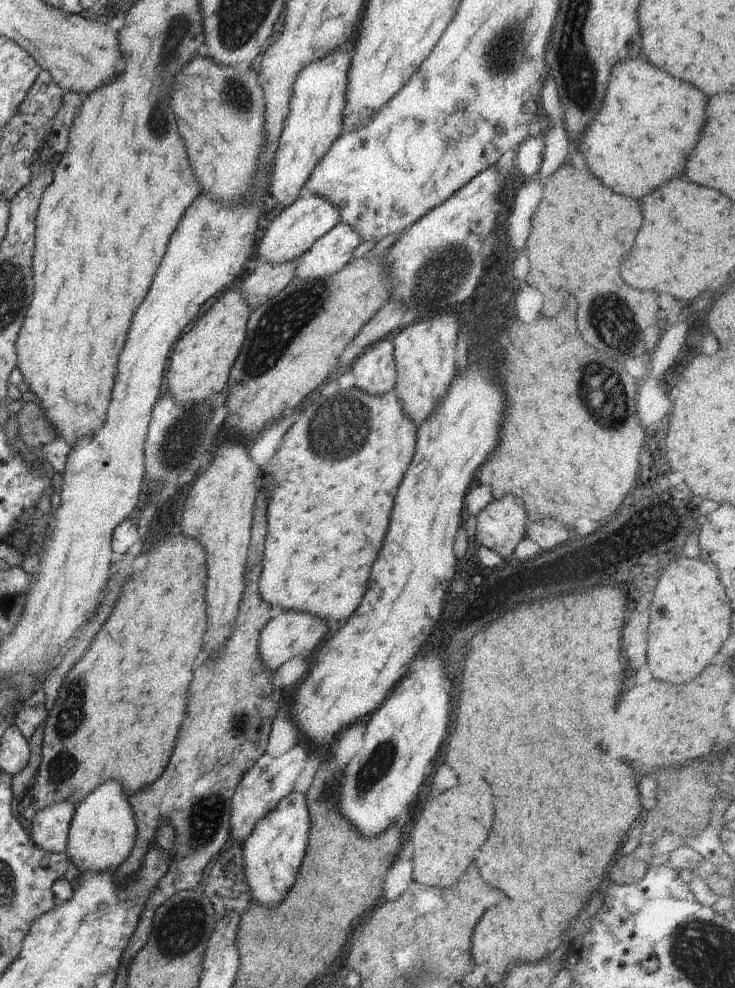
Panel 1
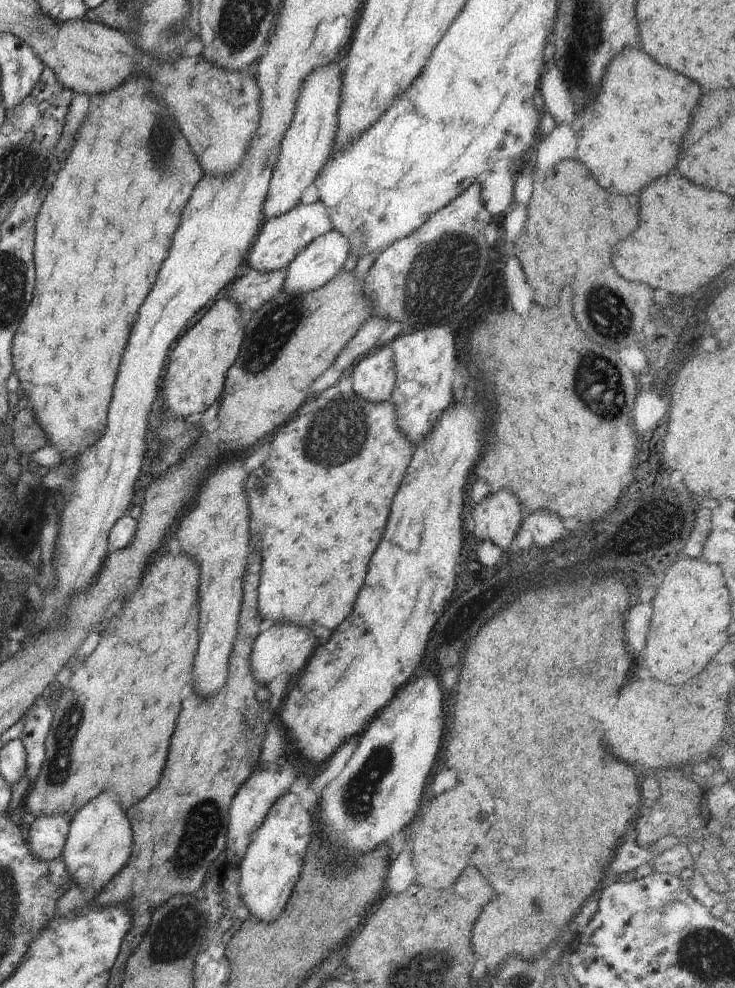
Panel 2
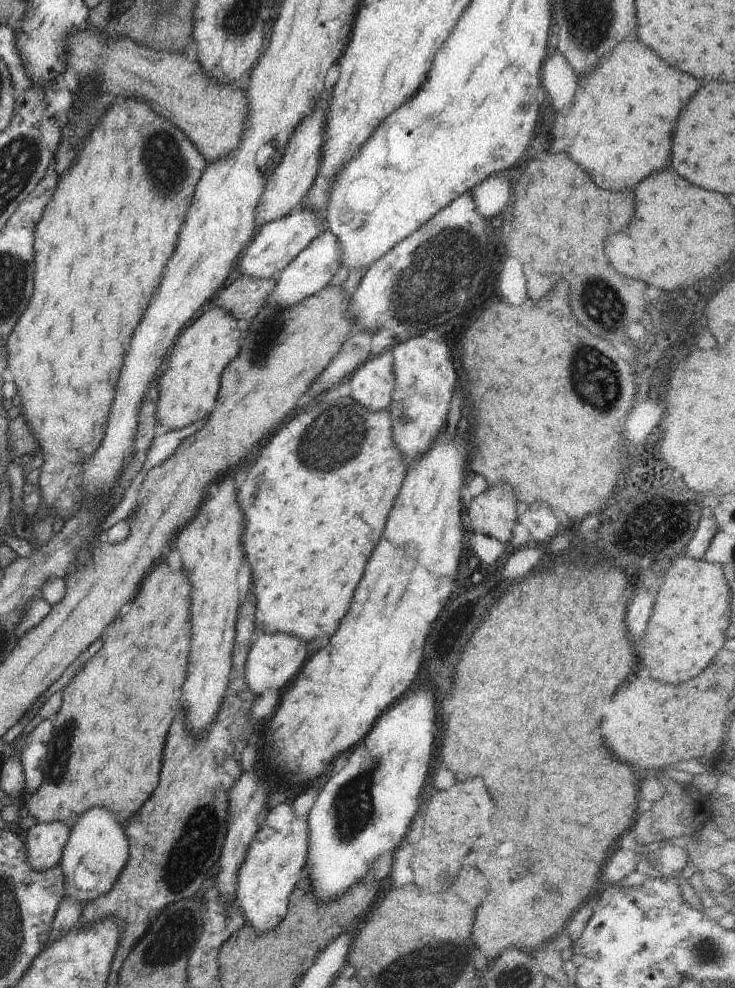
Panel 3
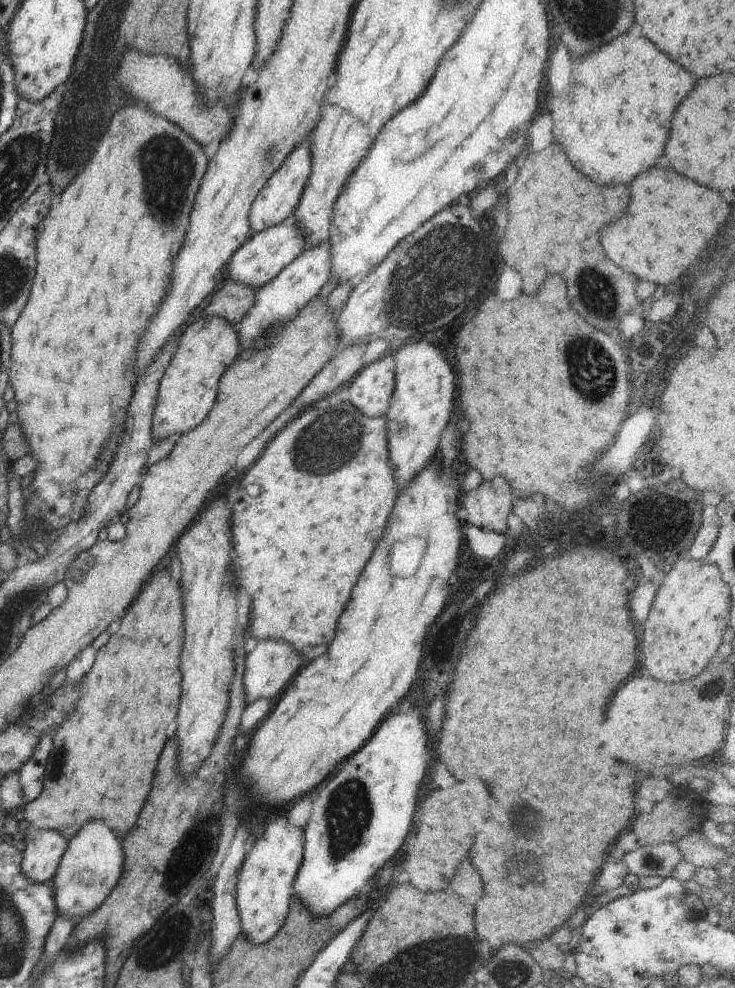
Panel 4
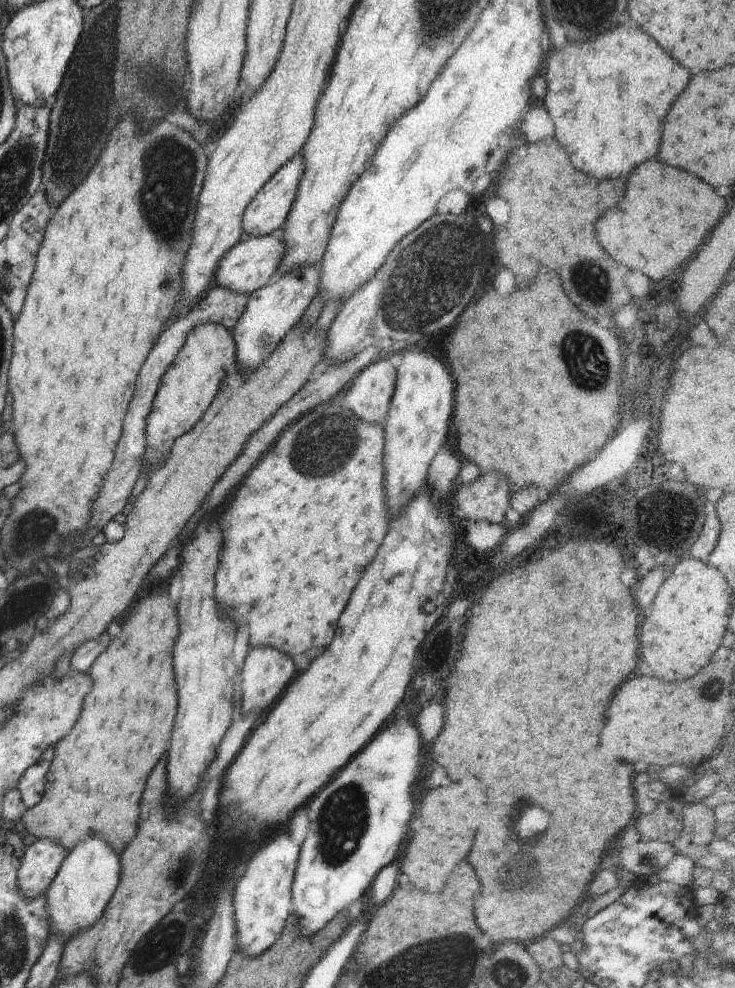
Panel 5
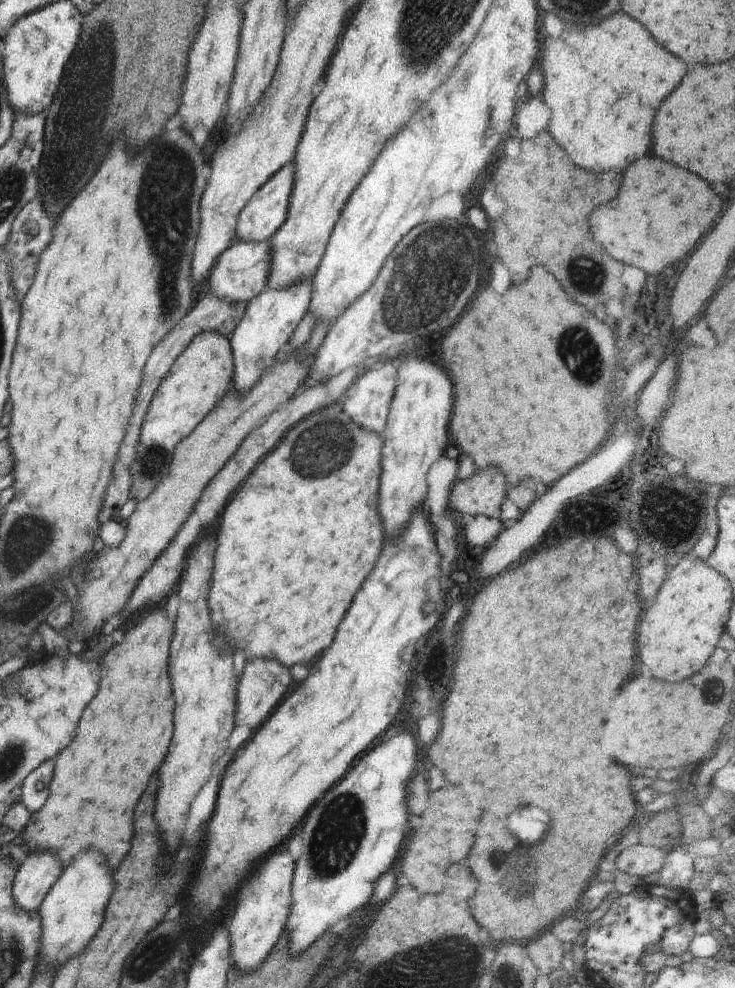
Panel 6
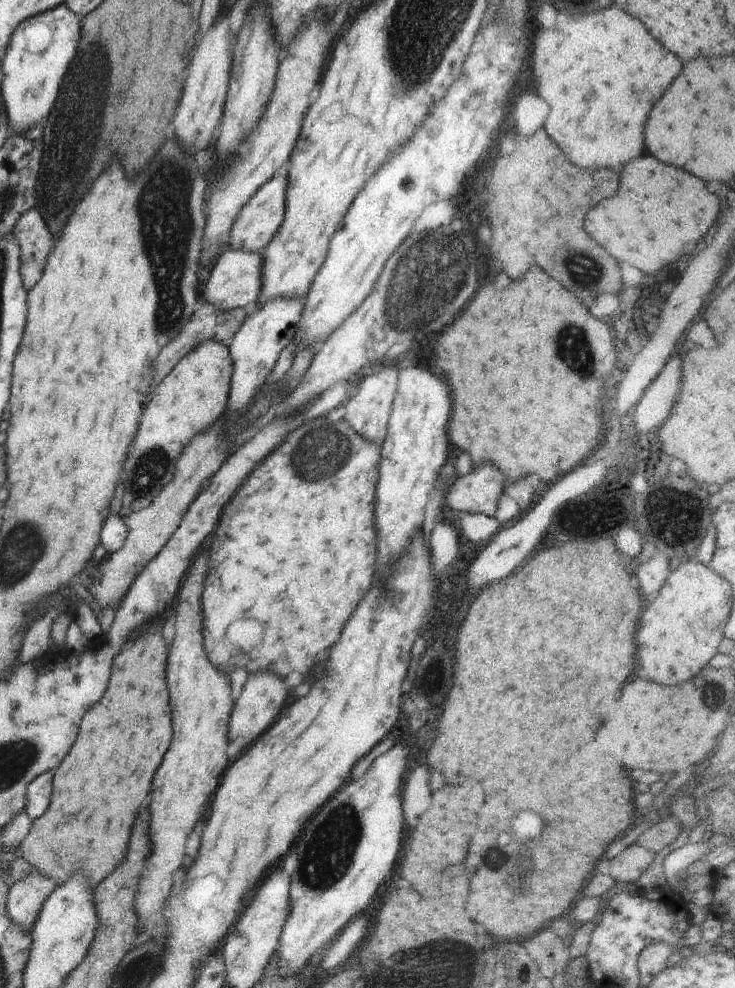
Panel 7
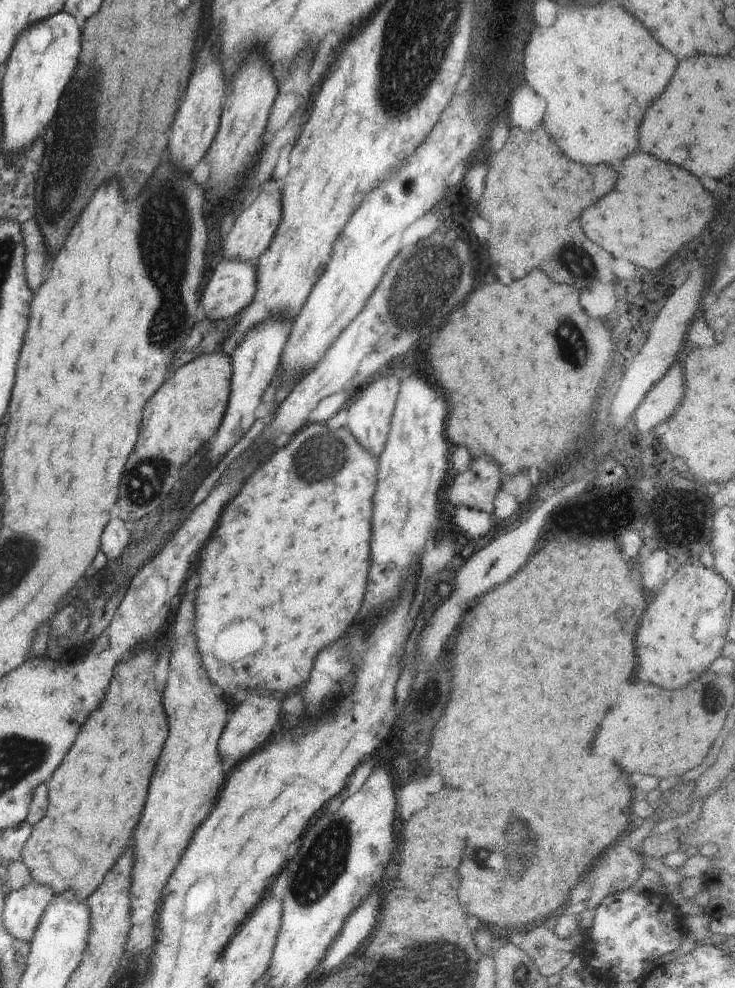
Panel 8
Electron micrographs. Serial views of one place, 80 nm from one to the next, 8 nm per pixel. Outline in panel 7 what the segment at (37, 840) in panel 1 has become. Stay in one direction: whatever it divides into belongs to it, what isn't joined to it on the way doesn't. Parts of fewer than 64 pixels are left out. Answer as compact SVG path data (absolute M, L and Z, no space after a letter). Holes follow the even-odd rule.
M32 867L32 873L10 884L7 894L8 918L24 931L30 931L44 901L56 887L52 877Z

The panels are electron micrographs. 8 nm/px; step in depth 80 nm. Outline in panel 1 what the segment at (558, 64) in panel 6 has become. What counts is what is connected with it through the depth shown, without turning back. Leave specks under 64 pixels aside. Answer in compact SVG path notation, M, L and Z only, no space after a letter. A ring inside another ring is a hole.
M632 58L612 68L602 104L604 106L598 110L596 118L578 136L577 147L585 166L588 162L596 178L600 178L610 190L614 190L620 196L642 198L660 184L668 182L670 178L680 176L680 172L686 166L688 152L692 152L692 148L696 146L698 132L704 122L706 96L700 90L696 90L692 84L684 80L676 80L674 76L660 72L658 68L640 58Z

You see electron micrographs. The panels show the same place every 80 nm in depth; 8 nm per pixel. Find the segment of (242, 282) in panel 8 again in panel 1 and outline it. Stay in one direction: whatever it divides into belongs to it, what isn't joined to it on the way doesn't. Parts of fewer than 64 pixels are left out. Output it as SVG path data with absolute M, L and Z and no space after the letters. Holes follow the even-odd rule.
M310 196L308 199L298 197L293 204L286 206L279 212L268 216L264 221L262 236L258 240L258 245L254 248L253 257L268 262L268 264L282 264L297 259L305 253L321 236L330 232L339 223L339 214L321 196Z

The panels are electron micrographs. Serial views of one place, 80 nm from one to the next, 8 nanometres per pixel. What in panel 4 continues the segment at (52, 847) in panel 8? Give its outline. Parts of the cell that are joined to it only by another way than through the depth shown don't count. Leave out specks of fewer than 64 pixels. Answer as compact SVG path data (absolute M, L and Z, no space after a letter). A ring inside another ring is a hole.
M164 568L150 578L128 608L122 624L108 644L96 654L92 670L82 678L80 700L76 712L53 729L54 750L48 756L40 796L26 802L24 818L30 828L54 830L70 841L90 820L106 820L106 824L123 839L134 826L144 807L154 768L166 746L166 728L176 720L180 700L178 656L184 636L182 618L182 586L176 584L169 569Z

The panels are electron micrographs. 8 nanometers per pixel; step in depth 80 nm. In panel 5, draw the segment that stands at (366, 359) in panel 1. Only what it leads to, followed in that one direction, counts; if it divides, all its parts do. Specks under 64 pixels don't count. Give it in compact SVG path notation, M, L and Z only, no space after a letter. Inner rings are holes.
M387 360L373 362L345 390L343 406L366 424L384 426L395 392L397 369Z

